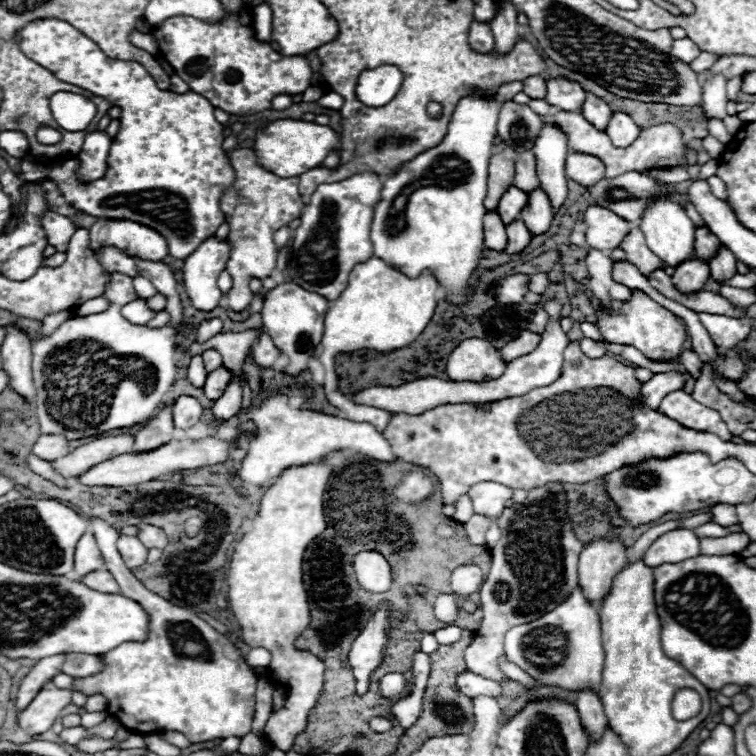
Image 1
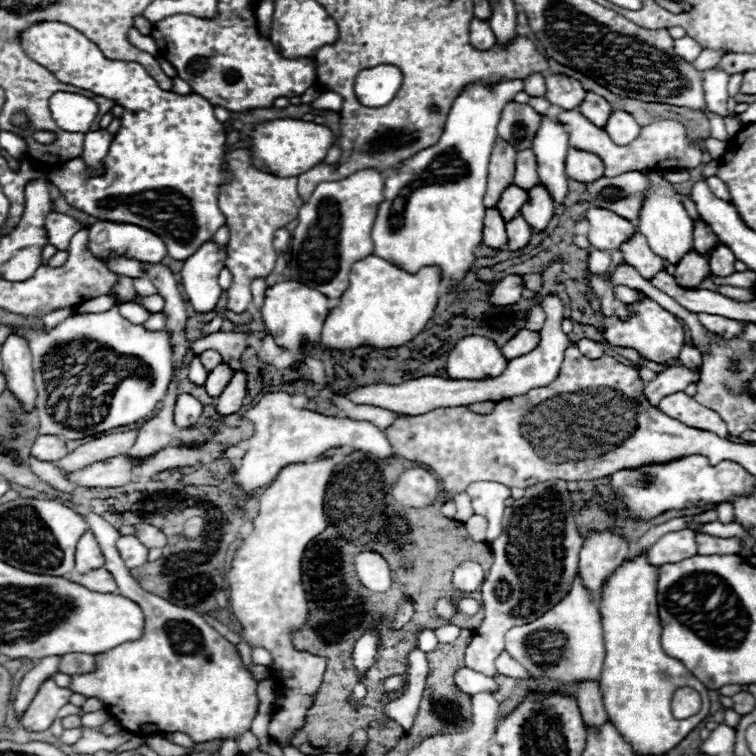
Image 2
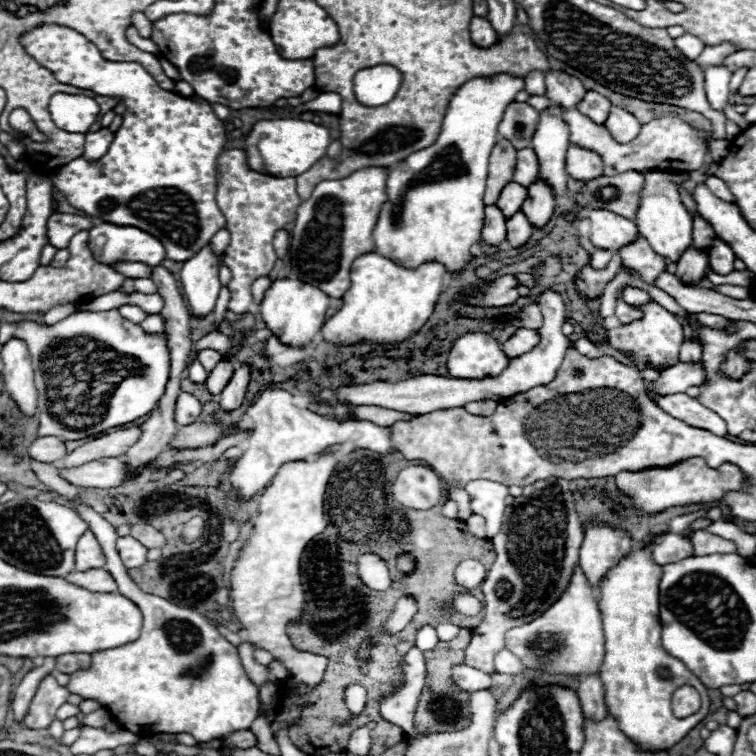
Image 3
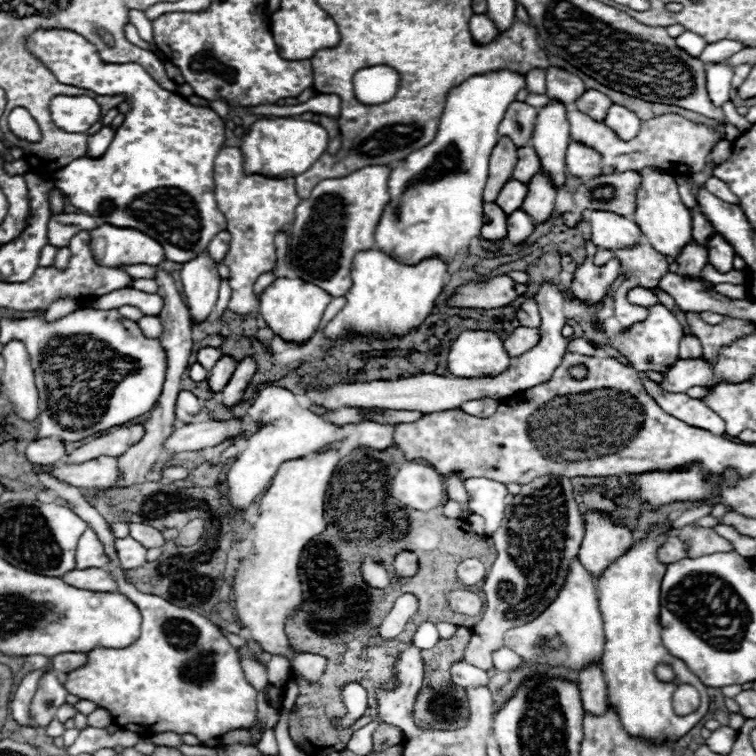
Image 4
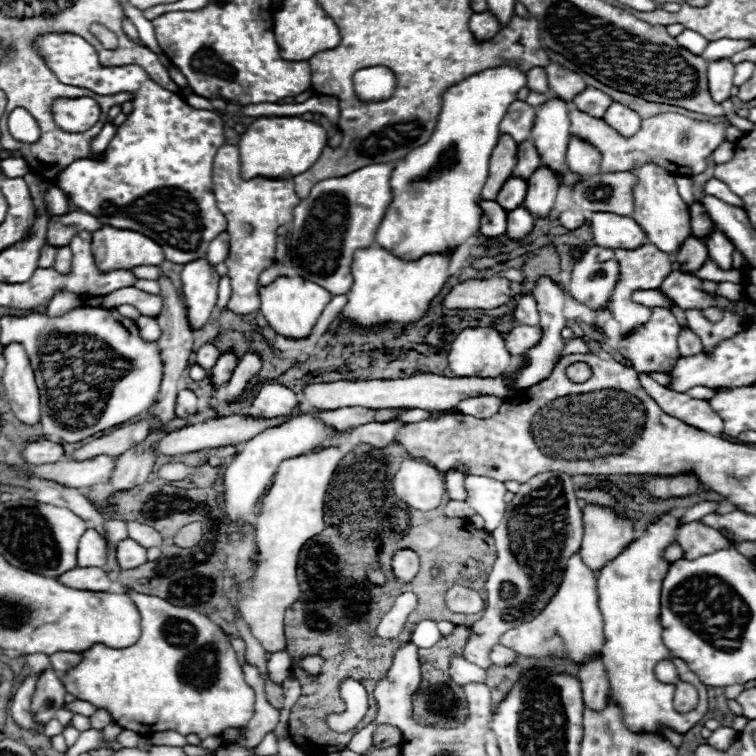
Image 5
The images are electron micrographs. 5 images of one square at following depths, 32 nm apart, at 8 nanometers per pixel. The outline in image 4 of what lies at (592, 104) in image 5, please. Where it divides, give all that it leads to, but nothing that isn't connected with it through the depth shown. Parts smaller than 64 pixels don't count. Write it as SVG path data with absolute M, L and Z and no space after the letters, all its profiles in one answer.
M586 90L582 94L582 98L578 98L578 102L576 102L578 110L586 112L594 120L604 120L610 104L612 104L612 100L598 90Z

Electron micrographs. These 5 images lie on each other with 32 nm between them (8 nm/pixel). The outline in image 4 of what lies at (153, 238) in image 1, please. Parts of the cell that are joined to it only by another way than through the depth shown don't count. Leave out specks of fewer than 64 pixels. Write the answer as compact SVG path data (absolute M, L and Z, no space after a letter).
M102 224L90 230L90 250L100 266L118 268L124 264L158 266L164 260L164 248L152 236L134 228Z

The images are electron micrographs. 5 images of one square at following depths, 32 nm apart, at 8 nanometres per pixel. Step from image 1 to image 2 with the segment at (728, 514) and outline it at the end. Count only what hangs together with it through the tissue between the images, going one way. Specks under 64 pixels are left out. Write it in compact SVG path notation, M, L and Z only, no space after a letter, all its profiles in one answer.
M718 504L716 506L716 512L718 512L718 522L722 524L730 524L730 522L736 522L736 516L734 516L734 508L732 504Z

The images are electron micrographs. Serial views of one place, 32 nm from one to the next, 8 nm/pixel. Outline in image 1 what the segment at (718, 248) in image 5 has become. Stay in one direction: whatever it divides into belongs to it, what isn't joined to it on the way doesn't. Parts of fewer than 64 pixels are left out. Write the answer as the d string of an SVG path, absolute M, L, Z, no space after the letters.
M720 248L716 258L710 260L710 278L722 282L736 274L736 258L728 248Z

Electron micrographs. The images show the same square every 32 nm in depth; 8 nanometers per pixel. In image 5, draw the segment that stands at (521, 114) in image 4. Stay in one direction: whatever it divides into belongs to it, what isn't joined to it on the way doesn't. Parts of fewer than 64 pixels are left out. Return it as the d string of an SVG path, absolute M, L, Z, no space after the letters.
M516 100L514 104L510 104L510 112L506 112L506 116L502 118L500 132L510 134L516 144L522 144L522 142L530 140L534 116L536 116L534 106Z

